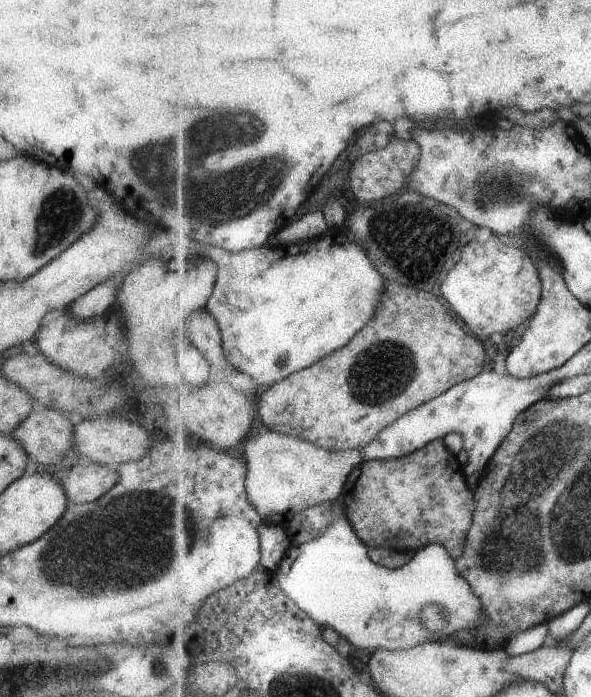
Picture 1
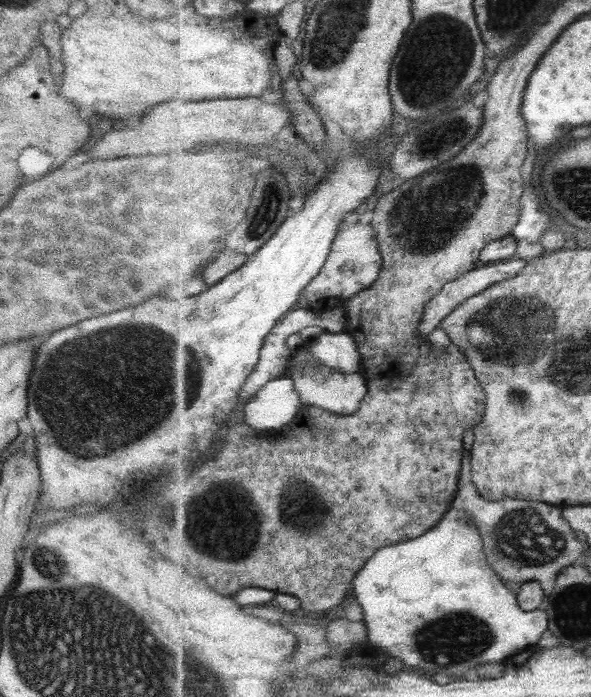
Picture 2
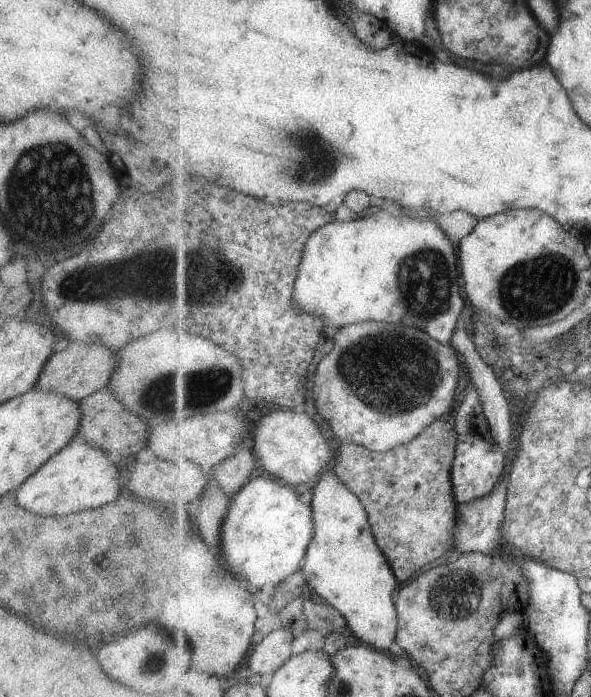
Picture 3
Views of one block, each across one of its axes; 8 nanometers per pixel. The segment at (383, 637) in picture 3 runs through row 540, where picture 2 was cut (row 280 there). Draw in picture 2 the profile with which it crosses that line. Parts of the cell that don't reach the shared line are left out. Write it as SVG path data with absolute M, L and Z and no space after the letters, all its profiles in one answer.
M343 221L343 227L335 238L329 258L319 273L304 290L303 304L315 312L327 312L345 304L352 296L370 289L383 271L382 251L378 233L370 224Z

